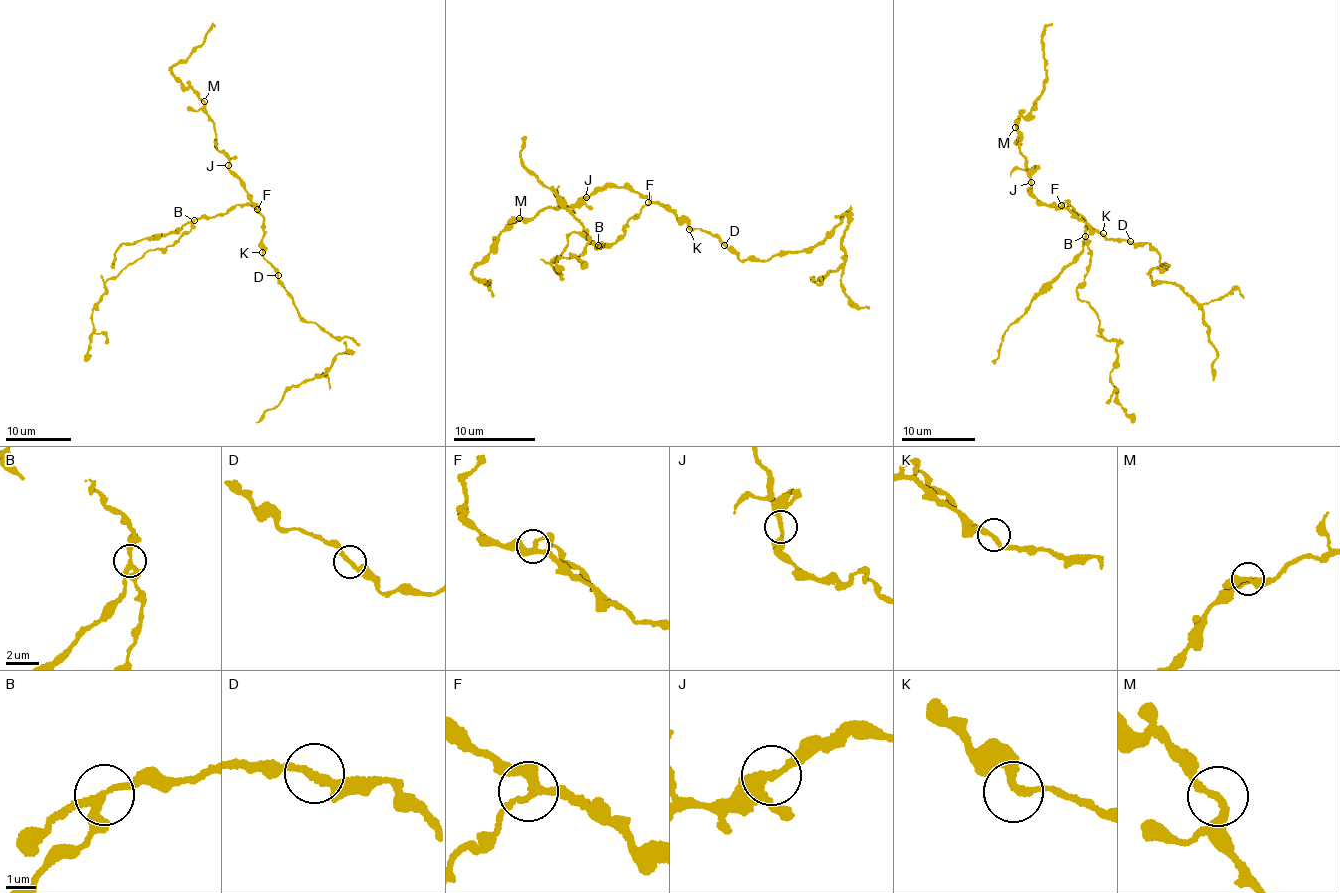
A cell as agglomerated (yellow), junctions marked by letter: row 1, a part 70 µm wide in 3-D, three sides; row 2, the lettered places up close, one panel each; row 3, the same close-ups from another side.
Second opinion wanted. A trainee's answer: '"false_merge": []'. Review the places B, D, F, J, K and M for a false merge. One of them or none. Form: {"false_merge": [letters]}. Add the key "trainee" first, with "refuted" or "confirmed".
{"trainee": "confirmed", "false_merge": []}

